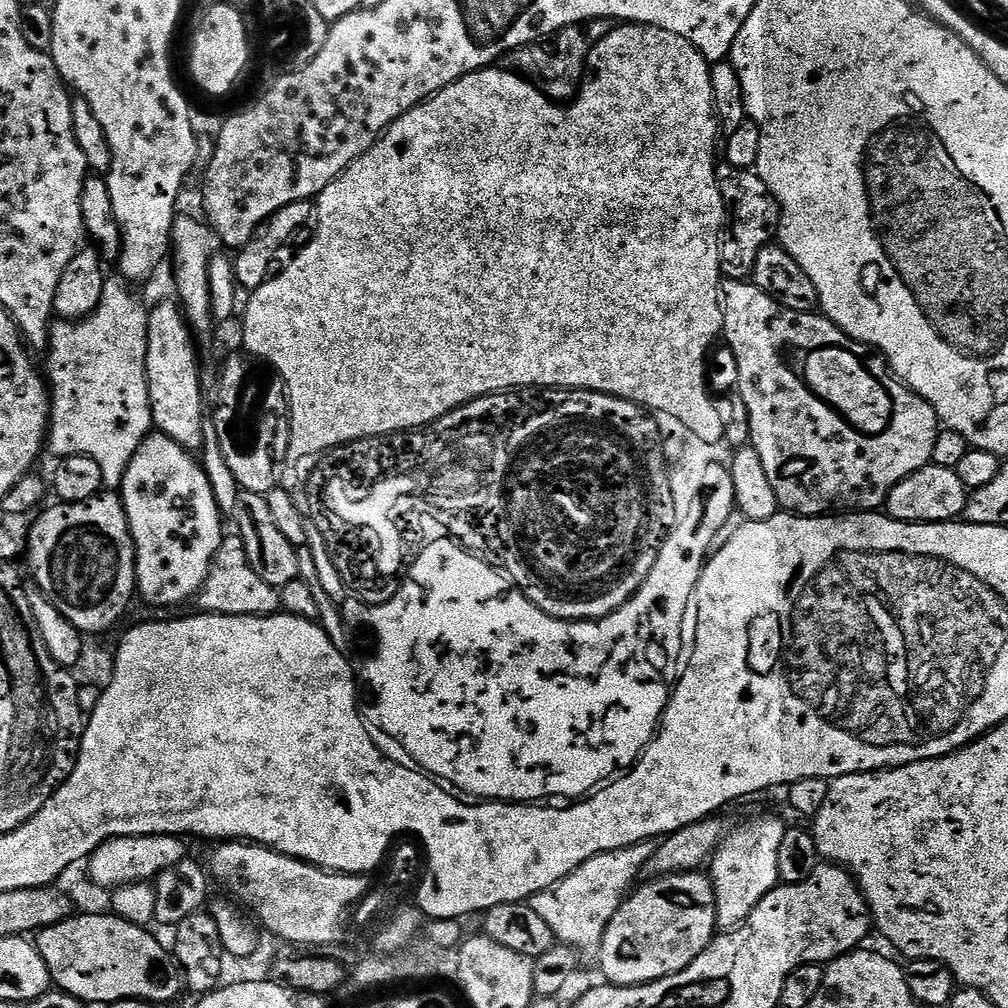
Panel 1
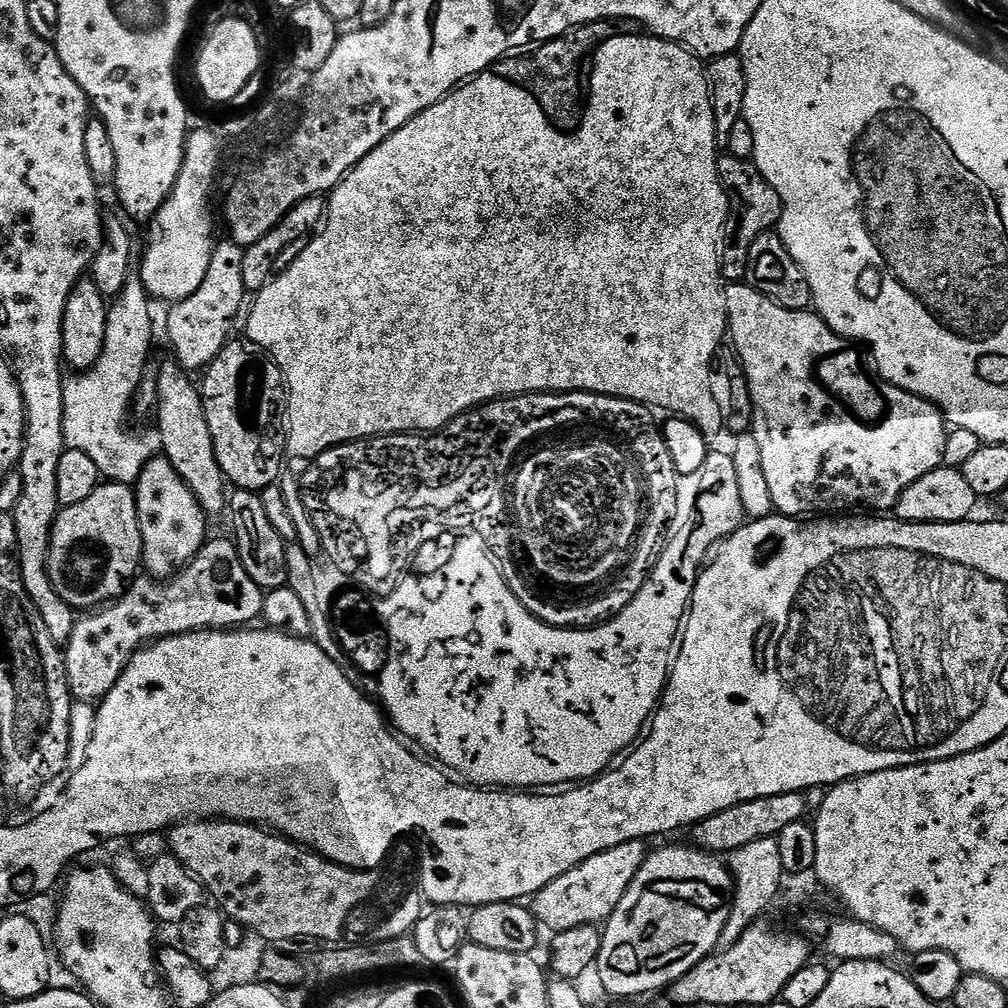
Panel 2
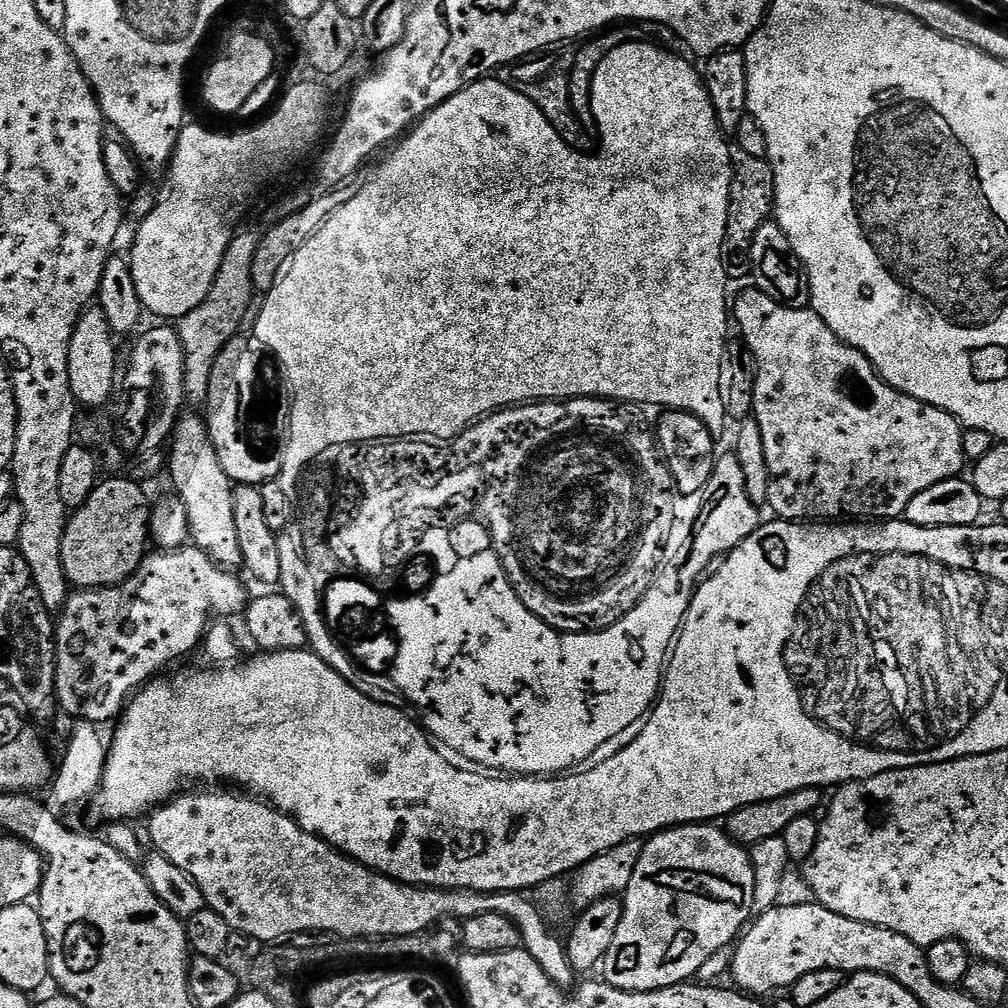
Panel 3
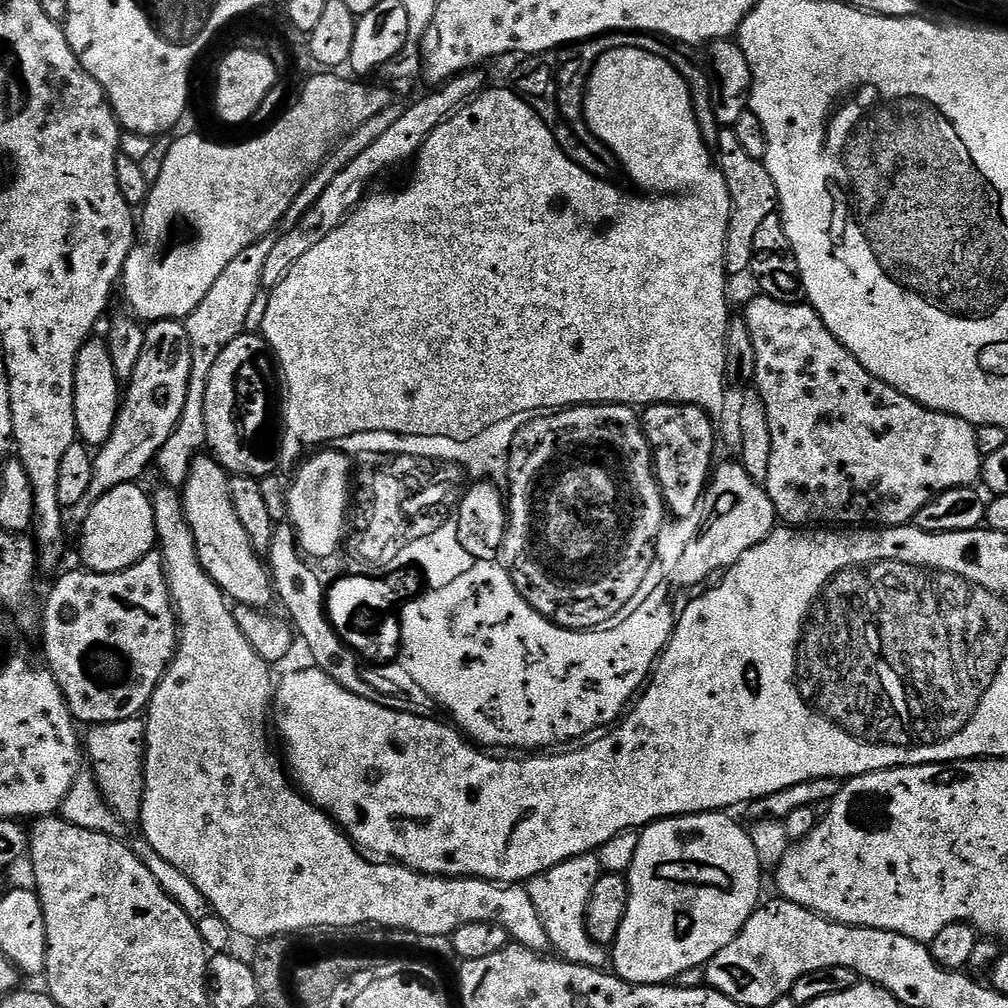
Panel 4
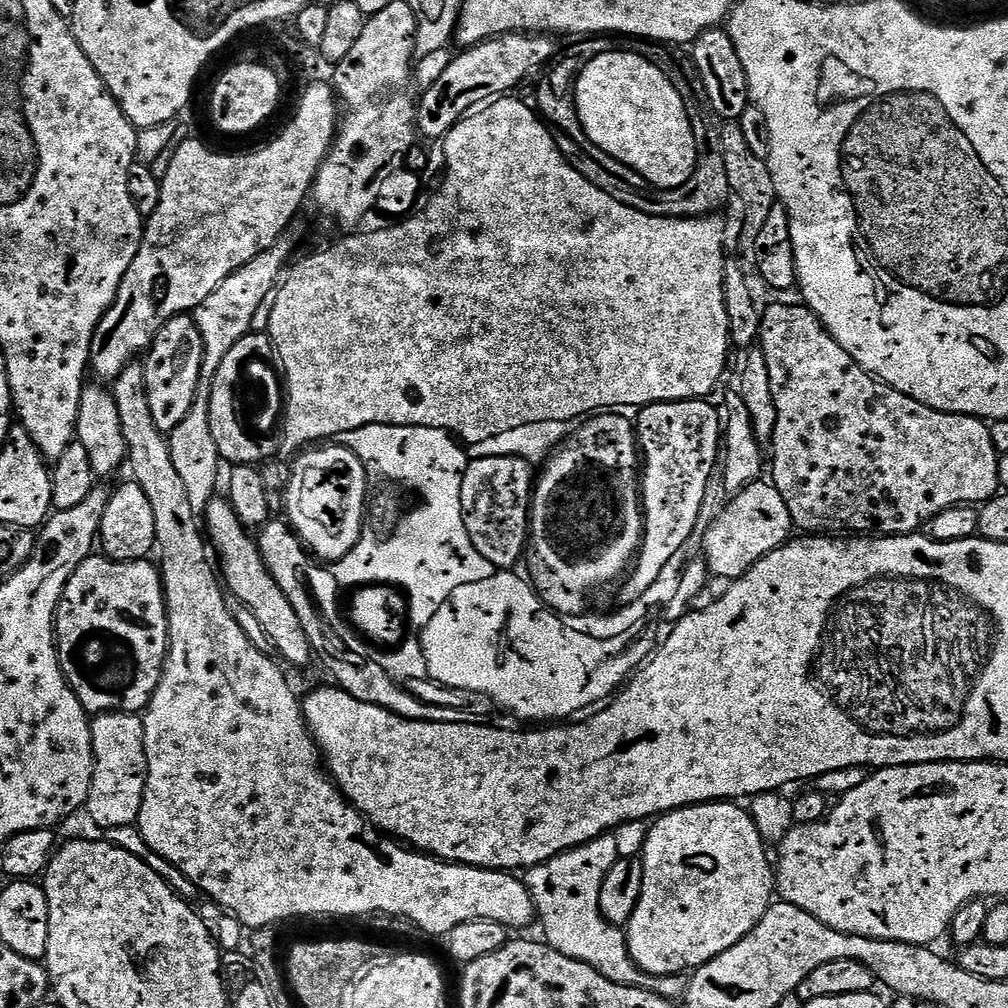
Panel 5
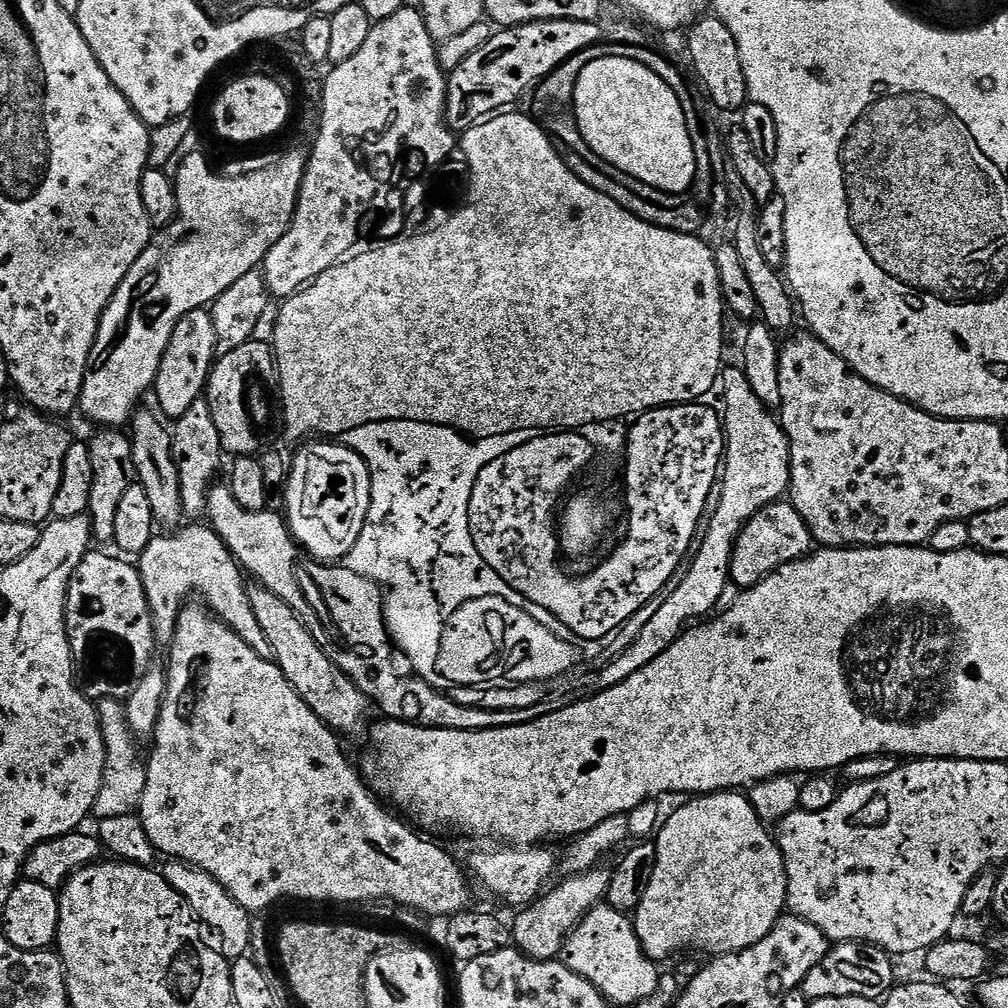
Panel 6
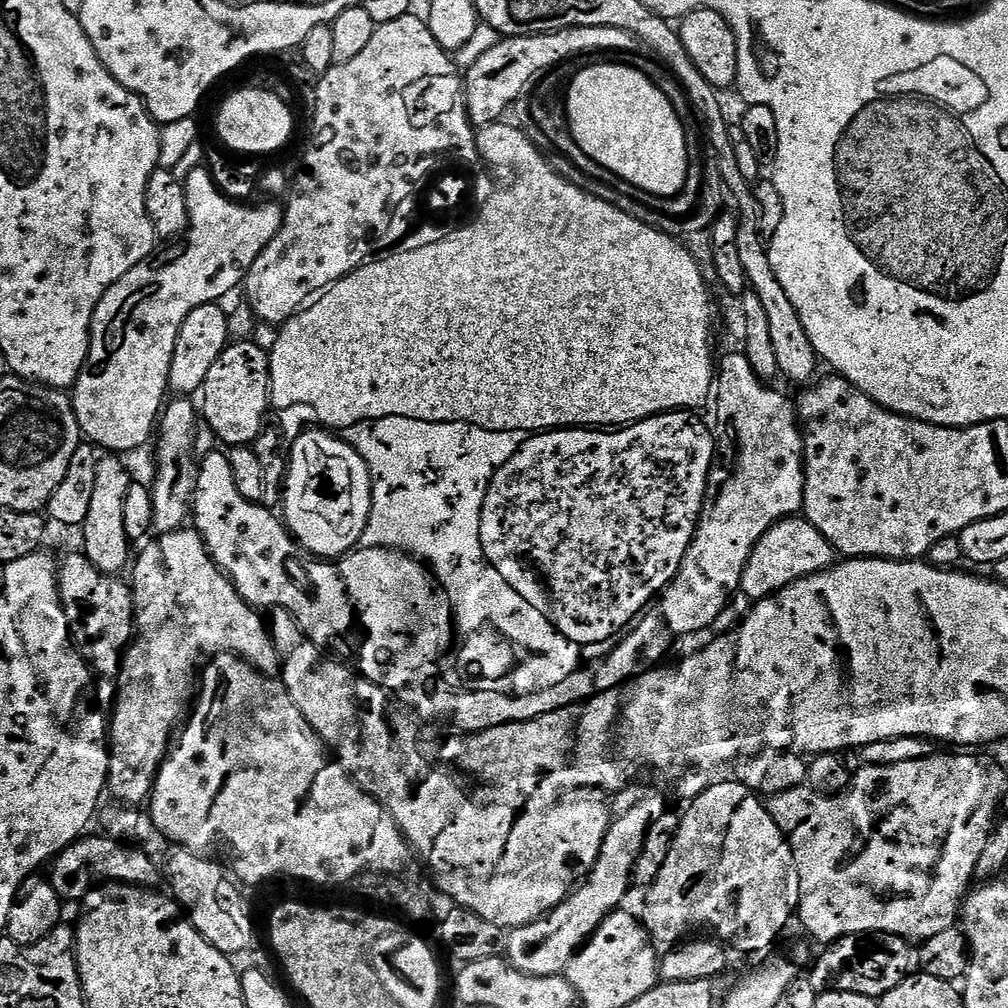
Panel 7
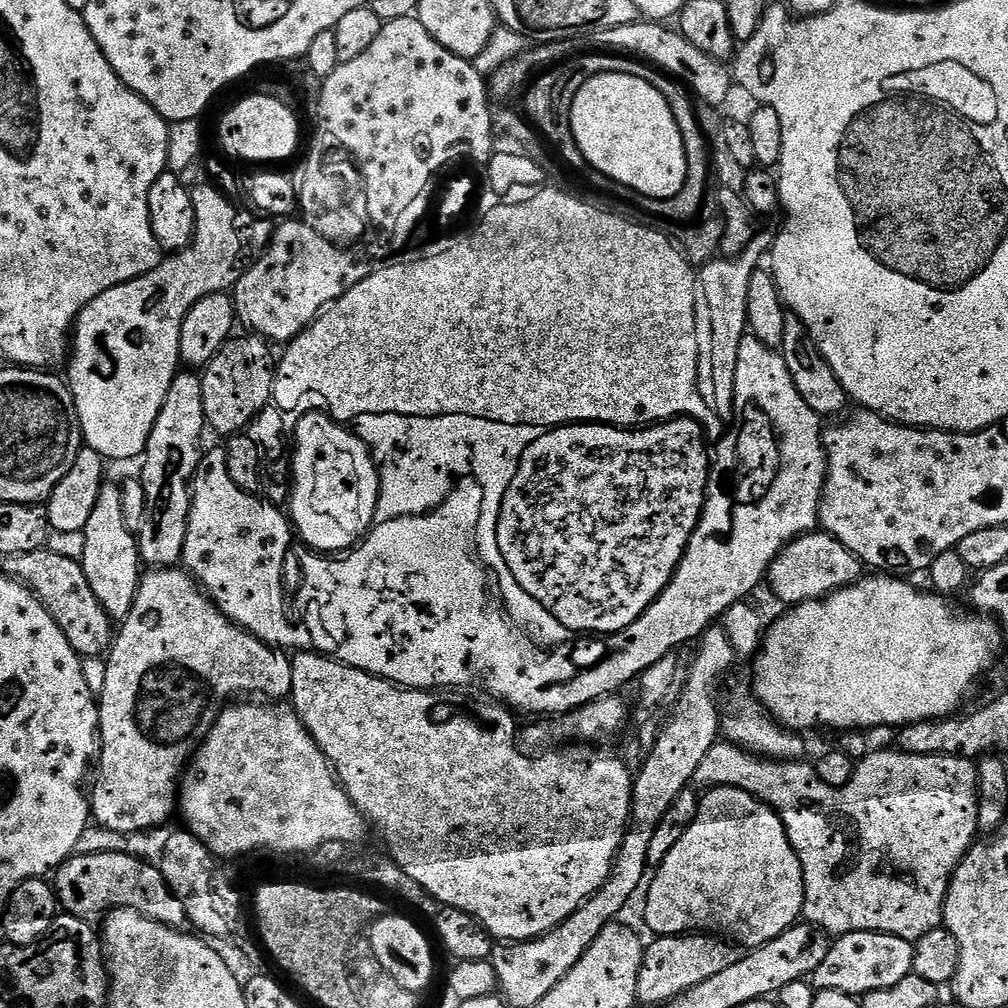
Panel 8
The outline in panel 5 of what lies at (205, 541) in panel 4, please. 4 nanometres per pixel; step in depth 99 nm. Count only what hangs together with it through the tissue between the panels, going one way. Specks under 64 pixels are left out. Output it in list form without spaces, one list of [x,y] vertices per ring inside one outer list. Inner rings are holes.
[[[213,498],[210,501],[208,509],[202,514],[202,528],[211,551],[220,555],[218,572],[227,595],[237,596],[240,599],[237,601],[248,608],[250,614],[254,614],[254,618],[258,618],[262,630],[266,630],[266,638],[274,652],[276,648],[275,655],[281,661],[289,660],[292,664],[311,661],[312,644],[306,638],[306,632],[302,630],[302,622],[298,622],[298,616],[294,614],[290,600],[286,598],[286,594],[282,594],[282,586],[274,582],[260,553],[259,543],[253,537],[252,540],[248,537],[251,536],[249,529],[245,528],[238,514],[234,514],[234,506],[230,506],[227,498]]]

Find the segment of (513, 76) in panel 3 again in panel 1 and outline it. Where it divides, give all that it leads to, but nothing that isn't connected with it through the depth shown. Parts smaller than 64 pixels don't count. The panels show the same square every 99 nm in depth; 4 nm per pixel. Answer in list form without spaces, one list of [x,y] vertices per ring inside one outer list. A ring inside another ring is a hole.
[[[605,18],[602,20],[585,20],[583,24],[572,24],[553,36],[546,36],[521,48],[515,48],[507,53],[507,71],[523,76],[530,81],[538,91],[557,102],[571,102],[580,93],[580,85],[588,71],[588,55],[592,47],[606,34],[610,34],[614,27],[613,21]]]

